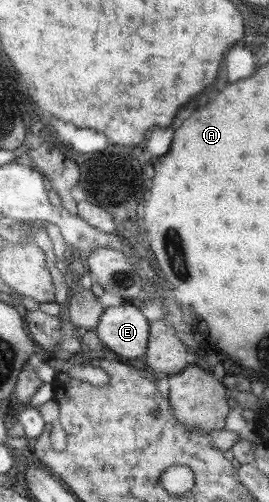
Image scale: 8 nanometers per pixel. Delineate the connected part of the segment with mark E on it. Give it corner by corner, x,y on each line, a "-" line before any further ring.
124,303
106,308
94,332
100,344
106,344
115,354
134,359
147,353
151,326
142,307

